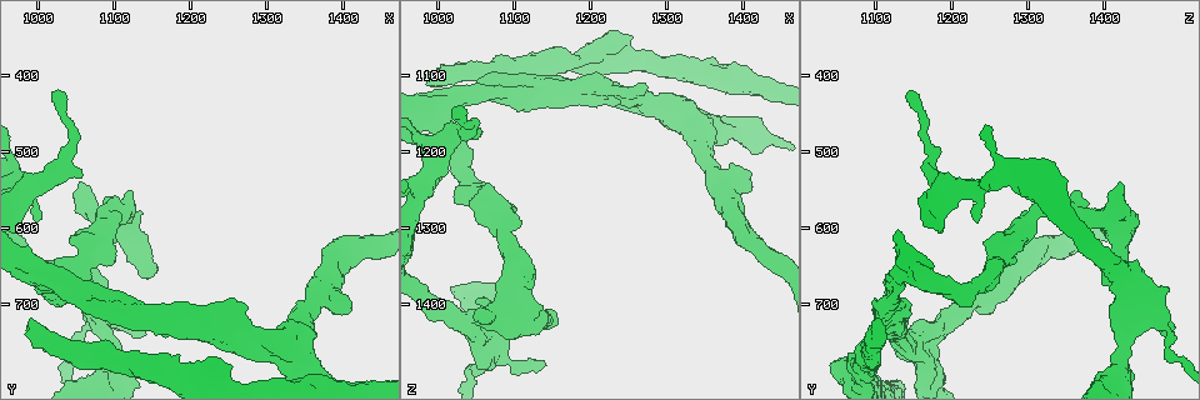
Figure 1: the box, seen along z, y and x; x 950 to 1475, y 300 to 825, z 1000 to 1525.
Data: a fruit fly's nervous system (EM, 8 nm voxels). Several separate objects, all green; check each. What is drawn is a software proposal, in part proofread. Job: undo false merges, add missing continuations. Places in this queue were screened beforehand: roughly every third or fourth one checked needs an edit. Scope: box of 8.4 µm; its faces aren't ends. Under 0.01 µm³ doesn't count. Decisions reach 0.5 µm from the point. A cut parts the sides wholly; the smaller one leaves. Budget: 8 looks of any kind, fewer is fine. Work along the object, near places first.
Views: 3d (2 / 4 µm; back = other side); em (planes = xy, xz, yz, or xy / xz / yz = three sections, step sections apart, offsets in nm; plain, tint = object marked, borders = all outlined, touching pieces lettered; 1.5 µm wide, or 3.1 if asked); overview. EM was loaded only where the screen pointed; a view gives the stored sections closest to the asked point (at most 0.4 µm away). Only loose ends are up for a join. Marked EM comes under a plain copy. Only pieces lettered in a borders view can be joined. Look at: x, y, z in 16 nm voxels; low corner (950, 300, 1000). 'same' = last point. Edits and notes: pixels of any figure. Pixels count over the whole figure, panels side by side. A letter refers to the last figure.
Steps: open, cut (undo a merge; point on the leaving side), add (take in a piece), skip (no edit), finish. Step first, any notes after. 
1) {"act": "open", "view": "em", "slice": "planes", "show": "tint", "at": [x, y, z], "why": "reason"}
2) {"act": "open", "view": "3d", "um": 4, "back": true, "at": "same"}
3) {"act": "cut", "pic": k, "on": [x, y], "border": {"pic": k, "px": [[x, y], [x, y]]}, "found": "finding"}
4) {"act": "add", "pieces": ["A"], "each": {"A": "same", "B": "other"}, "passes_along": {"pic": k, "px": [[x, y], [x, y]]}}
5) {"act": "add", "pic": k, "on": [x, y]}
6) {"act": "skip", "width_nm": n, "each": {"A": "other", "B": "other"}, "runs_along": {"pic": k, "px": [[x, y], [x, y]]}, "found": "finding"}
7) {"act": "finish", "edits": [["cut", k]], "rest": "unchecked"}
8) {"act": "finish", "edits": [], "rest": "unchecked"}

{"act": "open", "view": "em", "slice": "yz", "step": 8, "show": "borders", "at": [1020, 425, 1140], "why": "an open end"}

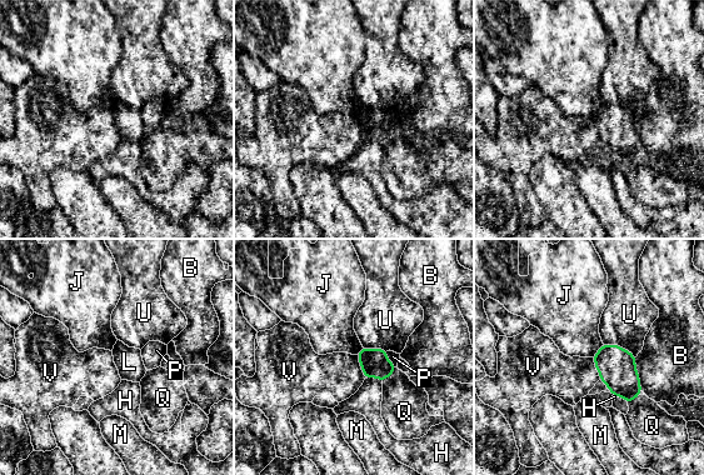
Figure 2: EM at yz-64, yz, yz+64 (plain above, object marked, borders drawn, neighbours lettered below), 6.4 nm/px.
{"act": "open", "view": "em", "slice": "planes", "show": "borders", "at": "same"}

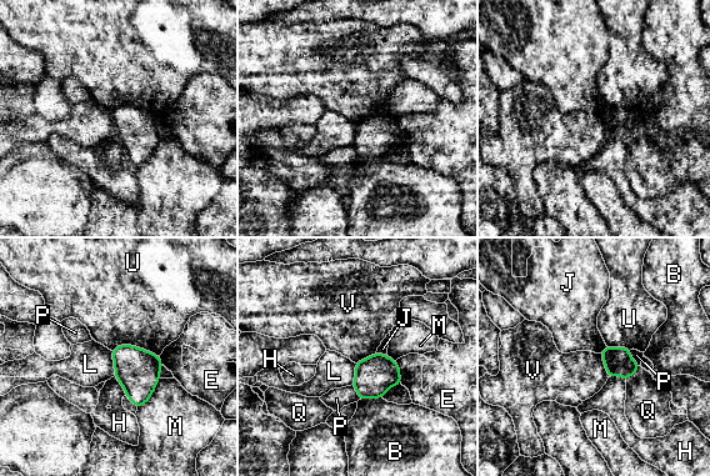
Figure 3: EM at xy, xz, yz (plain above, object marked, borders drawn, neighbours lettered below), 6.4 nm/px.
{"act": "skip", "longest_contact_nm": ["U", 320], "each": {"B": "other", "E": "other", "H": "other", "J": "other", "L": "other", "M": "other", "P": "other", "Q": "other", "U": "other", "V": "other"}, "border": {"pic": 3, "px": [[600, 354], [609, 375]]}, "found": "no lettered piece goes on from it"}

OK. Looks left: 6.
{"act": "open", "view": "em", "slice": "yz", "step": 4, "show": "tint", "at": [1055, 540, 1420], "why": "branch stops here"}

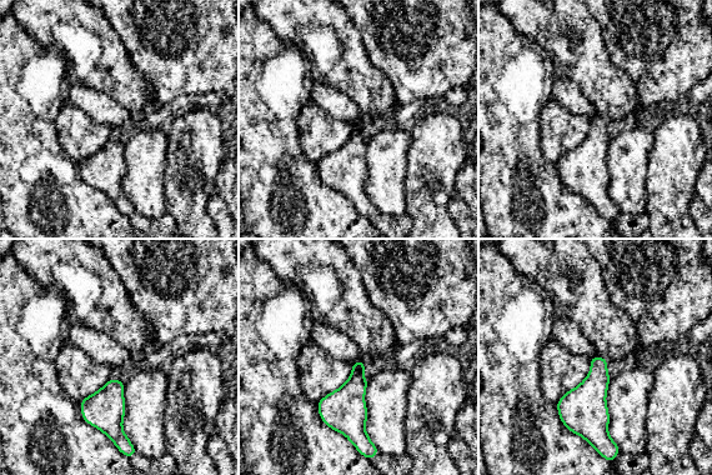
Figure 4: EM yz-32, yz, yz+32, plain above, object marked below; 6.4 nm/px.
{"act": "open", "view": "em", "slice": "planes", "show": "borders", "at": "same"}

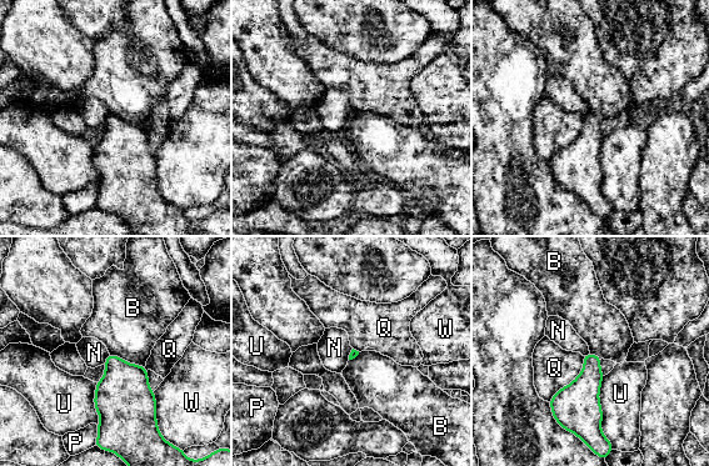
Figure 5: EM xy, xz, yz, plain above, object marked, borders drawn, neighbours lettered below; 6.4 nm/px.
{"act": "skip", "each": {"B": "other", "N": "other", "P": "other", "Q": "other", "U": "other", "W": "other"}, "border": {"pic": 5, "px": [[109, 354], [104, 362]]}, "found": "no lettered piece goes on from it"}

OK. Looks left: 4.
{"act": "open", "view": "3d", "um": 4, "at": [1140, 740, 1480], "why": "branch stops here"}

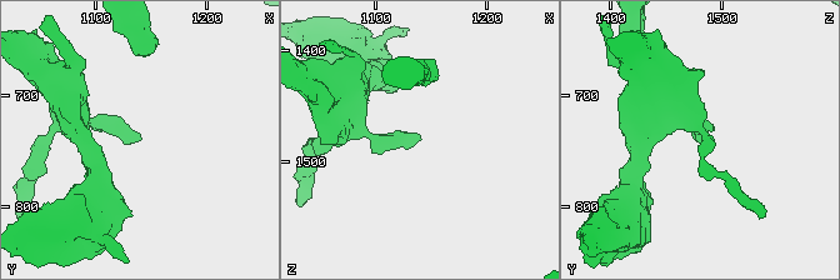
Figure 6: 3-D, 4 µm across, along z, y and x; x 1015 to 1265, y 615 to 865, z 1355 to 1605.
{"act": "open", "view": "em", "slice": "planes", "show": "borders", "at": [1142, 740, 1476]}

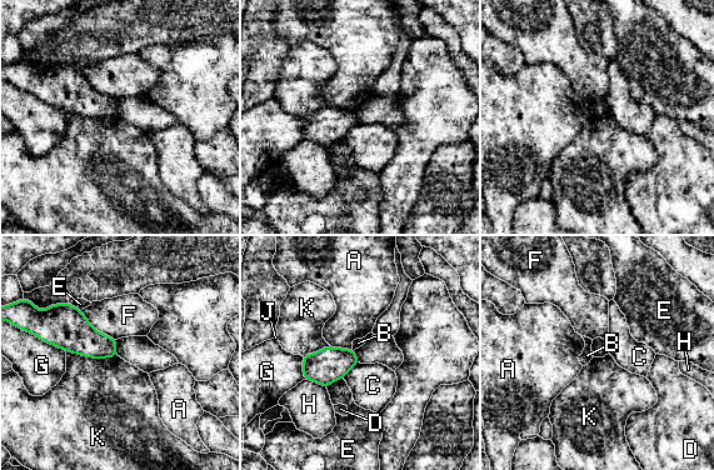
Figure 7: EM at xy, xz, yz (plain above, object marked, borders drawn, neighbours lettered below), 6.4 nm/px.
{"act": "skip", "width_nm": 170, "longest_contact_nm": ["K", 320], "each": {"A": "other", "B": "other", "C": "other", "D": "other", "E": "other", "F": "other", "G": "other", "H": "other", "J": "other", "K": "other"}, "found": "no lettered piece goes on from it"}

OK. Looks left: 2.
{"act": "finish", "edits": [], "rest": "unchecked"}

